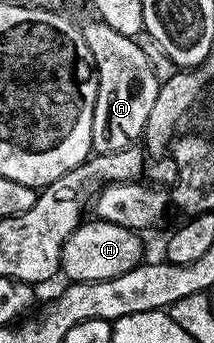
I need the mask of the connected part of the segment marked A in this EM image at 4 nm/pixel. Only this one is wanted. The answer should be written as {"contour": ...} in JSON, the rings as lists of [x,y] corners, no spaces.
{"contour":[[[100,18],[92,19],[80,25],[97,68],[97,101],[91,142],[94,153],[118,152],[134,147],[144,137],[145,123],[151,118],[159,81],[155,78],[155,70],[151,70],[151,62],[147,62],[147,54],[139,50],[134,37],[119,34],[119,30],[107,26]]]}

